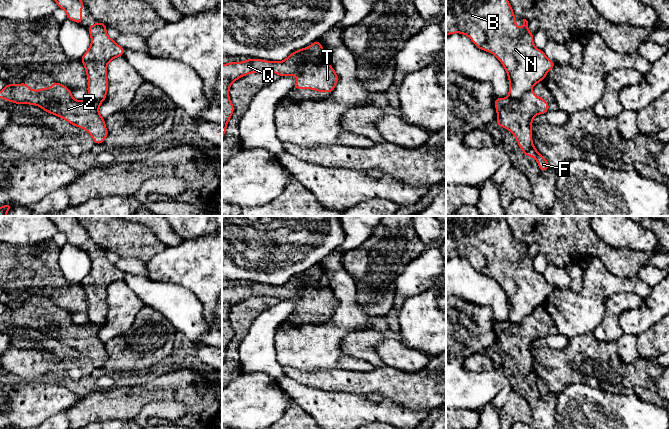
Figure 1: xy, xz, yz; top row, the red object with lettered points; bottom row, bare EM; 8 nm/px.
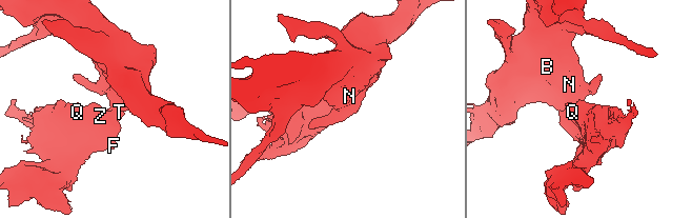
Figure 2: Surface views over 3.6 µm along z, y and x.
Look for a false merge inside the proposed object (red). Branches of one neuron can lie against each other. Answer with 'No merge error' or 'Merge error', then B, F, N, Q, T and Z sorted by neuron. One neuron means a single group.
Merge error. Groups: B N / F Q T Z

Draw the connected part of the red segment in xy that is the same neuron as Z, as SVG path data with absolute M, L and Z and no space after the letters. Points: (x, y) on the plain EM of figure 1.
M57 305L50 311L38 315L29 312L27 307L7 308L0 315L0 322L15 328L39 330L46 336L85 353L92 360L95 368L103 367L107 361L105 343L98 335L102 326L90 321L83 325L75 324L71 314Z

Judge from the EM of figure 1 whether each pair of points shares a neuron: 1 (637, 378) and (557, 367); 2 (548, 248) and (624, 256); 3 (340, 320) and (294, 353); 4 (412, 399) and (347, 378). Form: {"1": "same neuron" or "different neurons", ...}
{"1": "same neuron", "2": "same neuron", "3": "same neuron", "4": "same neuron"}

